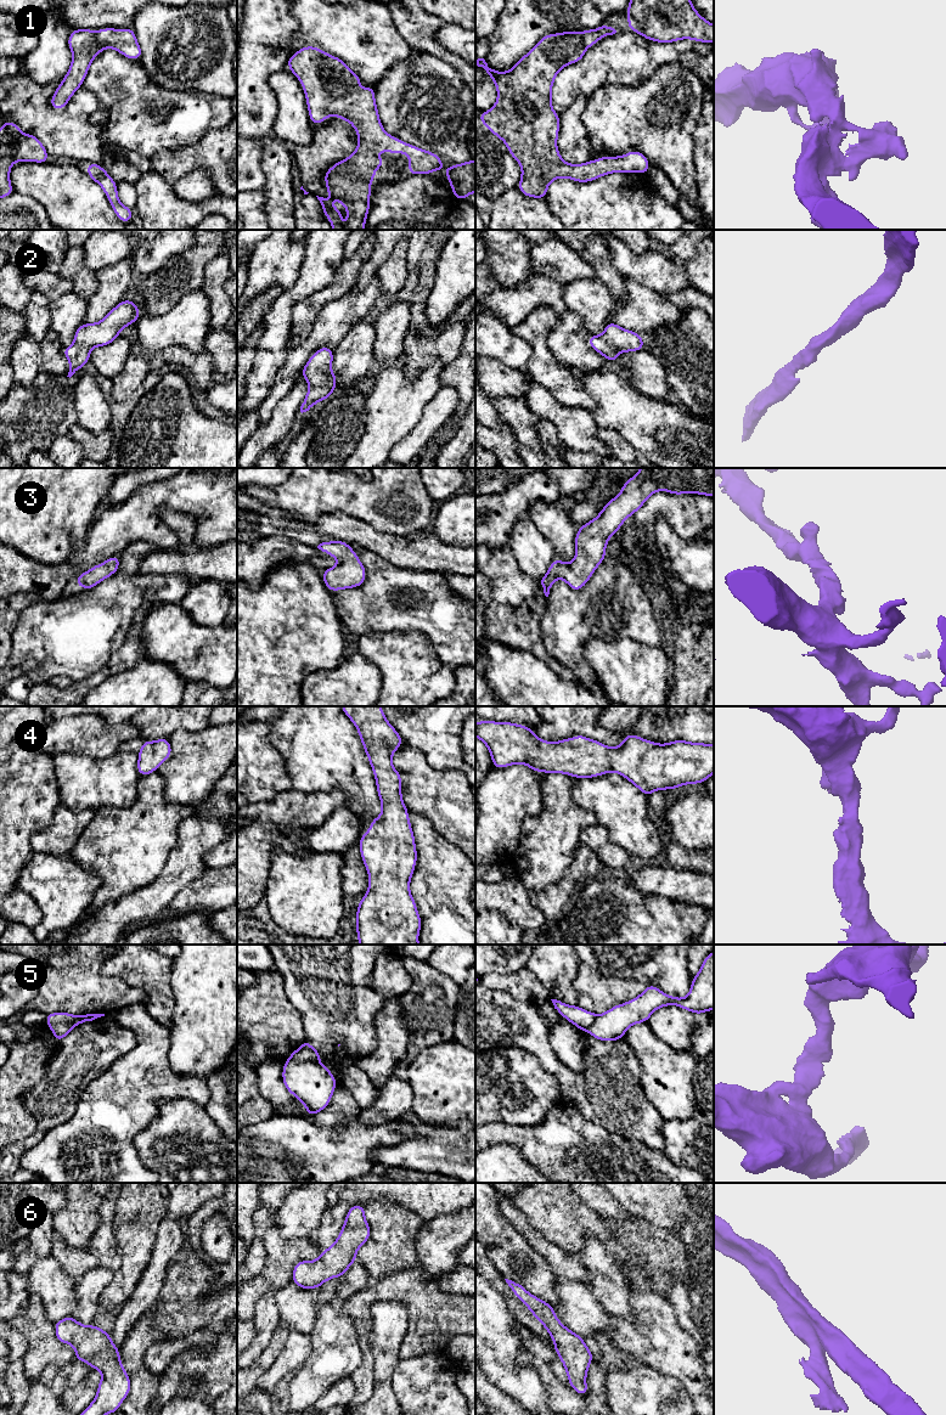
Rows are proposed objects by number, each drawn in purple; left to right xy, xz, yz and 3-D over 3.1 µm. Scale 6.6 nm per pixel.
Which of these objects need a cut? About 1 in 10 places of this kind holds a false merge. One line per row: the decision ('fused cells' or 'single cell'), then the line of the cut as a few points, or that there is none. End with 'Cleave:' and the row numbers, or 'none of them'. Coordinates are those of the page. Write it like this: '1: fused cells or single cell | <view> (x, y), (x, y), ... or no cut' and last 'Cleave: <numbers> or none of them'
1: single cell | no cut
2: single cell | no cut
3: single cell | no cut
4: single cell | no cut
5: fused cells | xz (316, 1061), (286, 1063)
6: single cell | no cut
Cleave: 5

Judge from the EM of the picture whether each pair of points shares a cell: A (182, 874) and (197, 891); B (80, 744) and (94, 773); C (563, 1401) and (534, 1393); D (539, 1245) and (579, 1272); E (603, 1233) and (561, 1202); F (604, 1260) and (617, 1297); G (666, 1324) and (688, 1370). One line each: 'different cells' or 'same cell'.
A: different cells
B: different cells
C: different cells
D: same cell
E: same cell
F: same cell
G: same cell

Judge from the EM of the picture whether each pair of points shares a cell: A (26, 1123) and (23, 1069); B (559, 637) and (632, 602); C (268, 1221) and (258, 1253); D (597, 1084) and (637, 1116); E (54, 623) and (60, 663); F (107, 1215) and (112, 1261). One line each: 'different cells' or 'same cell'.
A: same cell
B: same cell
C: same cell
D: same cell
E: same cell
F: same cell

